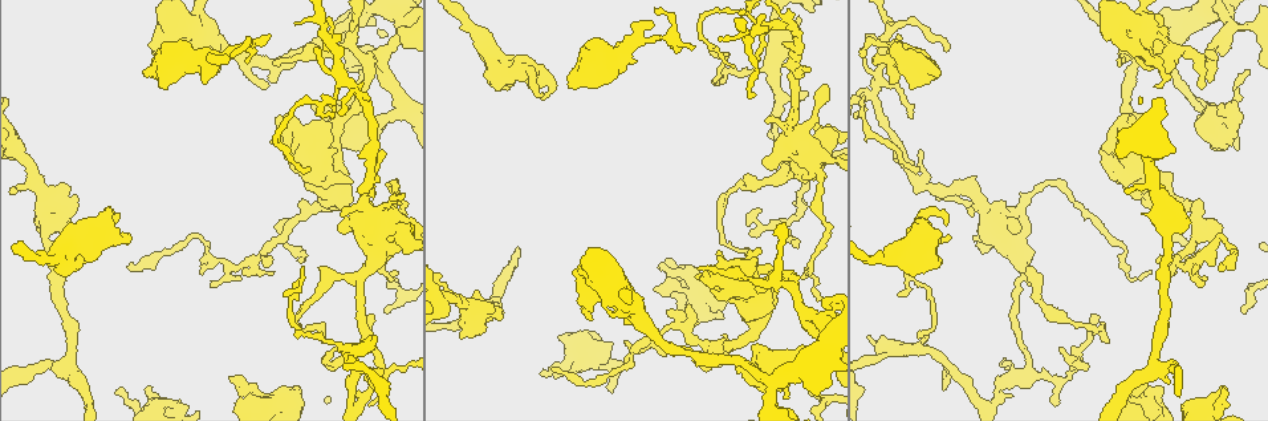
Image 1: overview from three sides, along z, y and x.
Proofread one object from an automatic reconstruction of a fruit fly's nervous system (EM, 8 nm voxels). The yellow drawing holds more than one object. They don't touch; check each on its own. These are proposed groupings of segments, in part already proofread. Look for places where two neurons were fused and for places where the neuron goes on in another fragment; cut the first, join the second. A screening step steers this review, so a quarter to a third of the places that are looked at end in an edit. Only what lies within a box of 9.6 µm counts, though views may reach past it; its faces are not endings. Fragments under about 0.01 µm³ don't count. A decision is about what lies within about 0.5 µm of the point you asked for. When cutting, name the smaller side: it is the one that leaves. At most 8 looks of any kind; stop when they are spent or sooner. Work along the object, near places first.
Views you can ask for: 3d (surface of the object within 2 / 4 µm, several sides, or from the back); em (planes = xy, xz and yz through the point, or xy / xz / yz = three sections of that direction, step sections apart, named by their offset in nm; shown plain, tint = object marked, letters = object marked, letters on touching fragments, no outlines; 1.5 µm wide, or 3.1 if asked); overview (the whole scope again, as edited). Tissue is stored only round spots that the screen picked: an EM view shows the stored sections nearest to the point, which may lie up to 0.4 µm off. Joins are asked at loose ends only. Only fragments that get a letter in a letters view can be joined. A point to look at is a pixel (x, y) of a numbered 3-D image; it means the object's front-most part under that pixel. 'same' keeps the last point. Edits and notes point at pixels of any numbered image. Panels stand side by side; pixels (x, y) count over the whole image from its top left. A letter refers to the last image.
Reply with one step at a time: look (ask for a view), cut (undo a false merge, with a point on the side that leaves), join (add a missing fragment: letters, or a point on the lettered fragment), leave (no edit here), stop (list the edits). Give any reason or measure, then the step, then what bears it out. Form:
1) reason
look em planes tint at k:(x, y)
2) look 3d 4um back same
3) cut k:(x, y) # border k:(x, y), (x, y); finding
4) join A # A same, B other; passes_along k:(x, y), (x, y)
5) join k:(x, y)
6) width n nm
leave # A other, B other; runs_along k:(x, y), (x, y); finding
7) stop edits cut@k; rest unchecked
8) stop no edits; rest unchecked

free end
look 3d 2um at 1:(1220, 264)

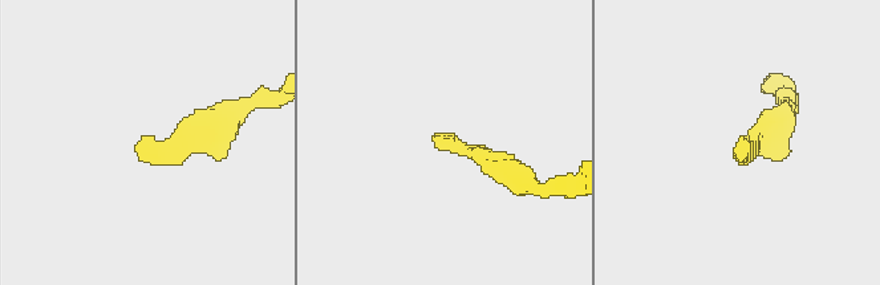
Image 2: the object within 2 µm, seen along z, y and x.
look em xy step 4 tint at 2:(736, 146)

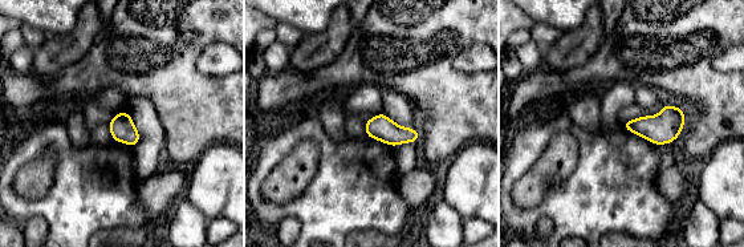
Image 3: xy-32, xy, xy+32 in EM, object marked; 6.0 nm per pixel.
cut it another way
look em planes letters same

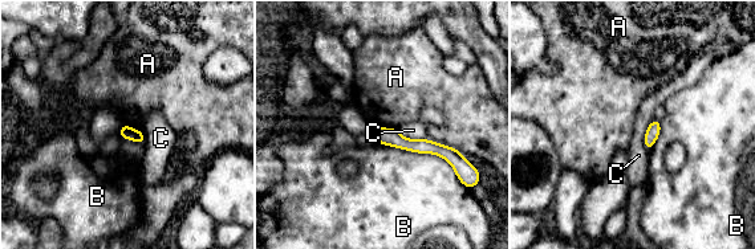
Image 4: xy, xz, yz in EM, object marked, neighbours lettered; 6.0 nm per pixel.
leave # A other, B other, C other; border 4:(429, 138), (455, 147), (461, 152); no lettered fragment goes on from it

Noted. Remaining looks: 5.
sharp bend
look em yz step 8 tint at 1:(1217, 237)

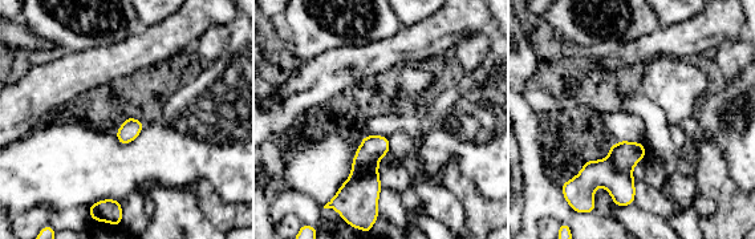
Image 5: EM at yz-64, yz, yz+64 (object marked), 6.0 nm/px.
cut it another way
look em xy step 8 tint same

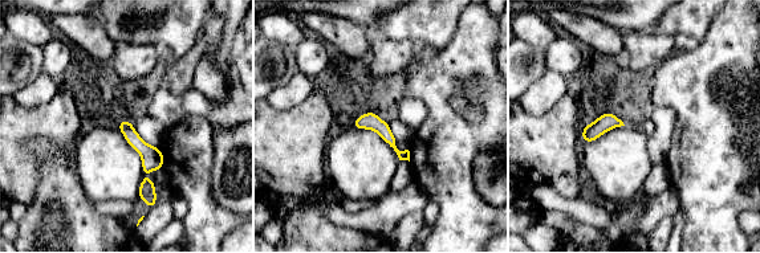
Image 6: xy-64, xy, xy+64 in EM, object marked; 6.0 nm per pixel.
see the neighbours
look em xy step 8 letters same

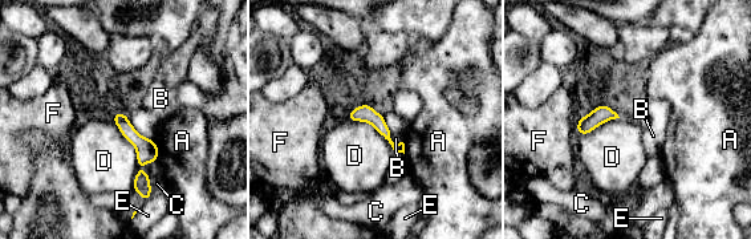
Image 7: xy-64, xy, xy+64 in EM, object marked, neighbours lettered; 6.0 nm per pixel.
longest_contact D 360 nm
leave # A other, B other, C other, D other, E other, F other; border 7:(346, 118), (369, 122), (394, 152); all the same neuron

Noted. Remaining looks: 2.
an open end
look em xz step 8 letters at 1:(916, 170)

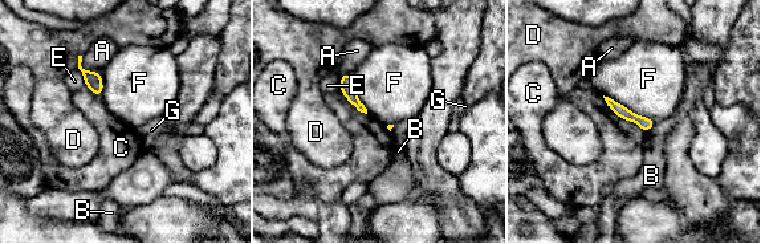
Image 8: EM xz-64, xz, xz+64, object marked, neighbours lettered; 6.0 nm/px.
look em planes letters same

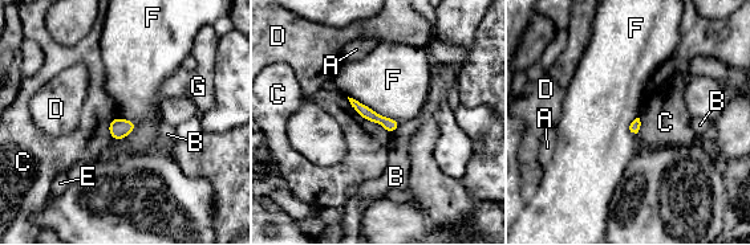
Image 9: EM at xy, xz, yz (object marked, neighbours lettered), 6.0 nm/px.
leave # A other, B other, C other, D other, E other, F other, G other; no lettered fragment goes on from it

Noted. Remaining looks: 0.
stop no edits; rest unchecked

